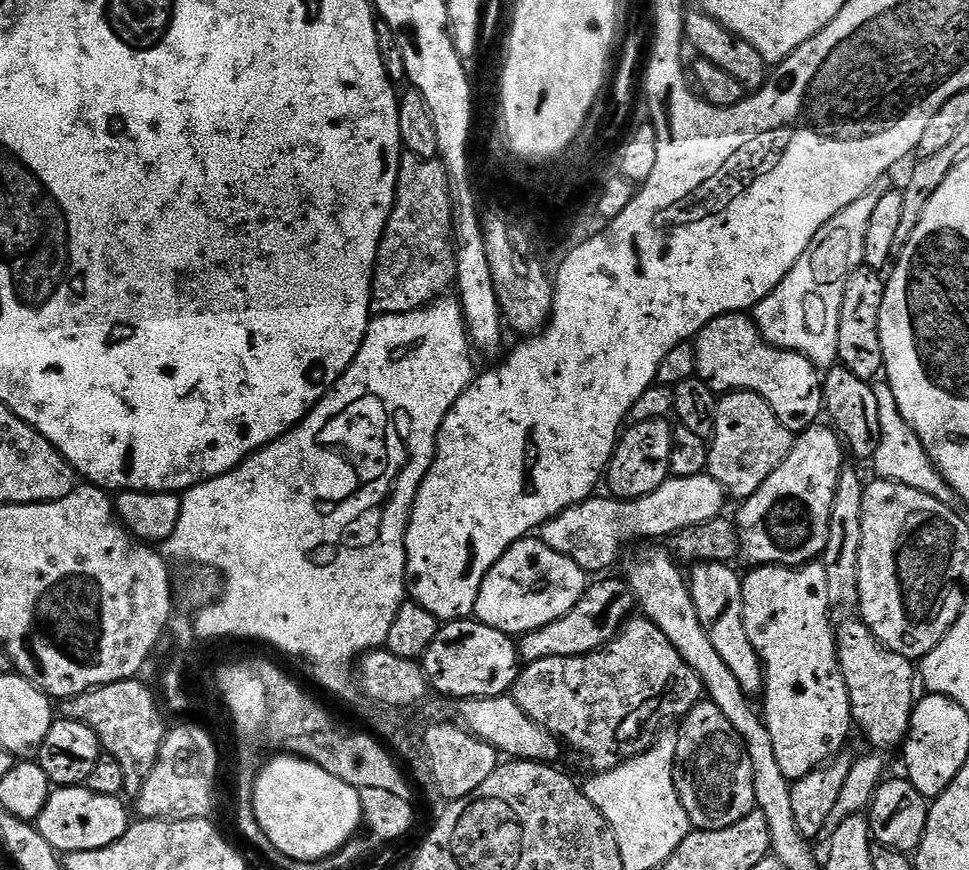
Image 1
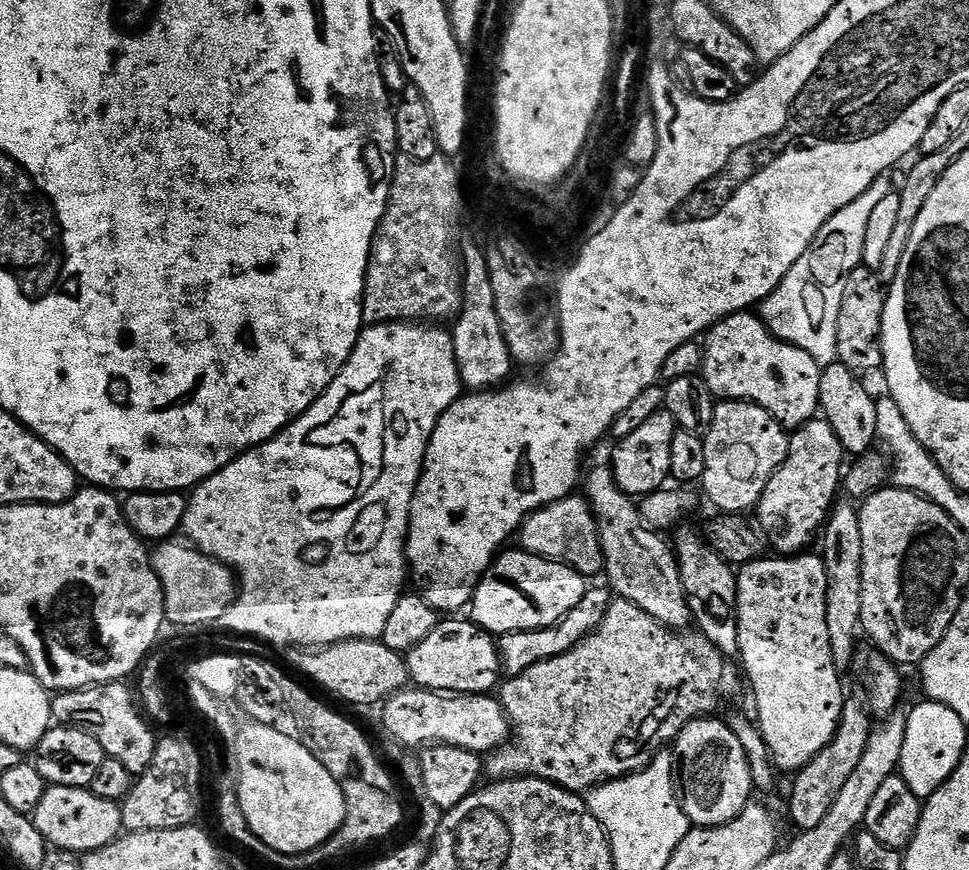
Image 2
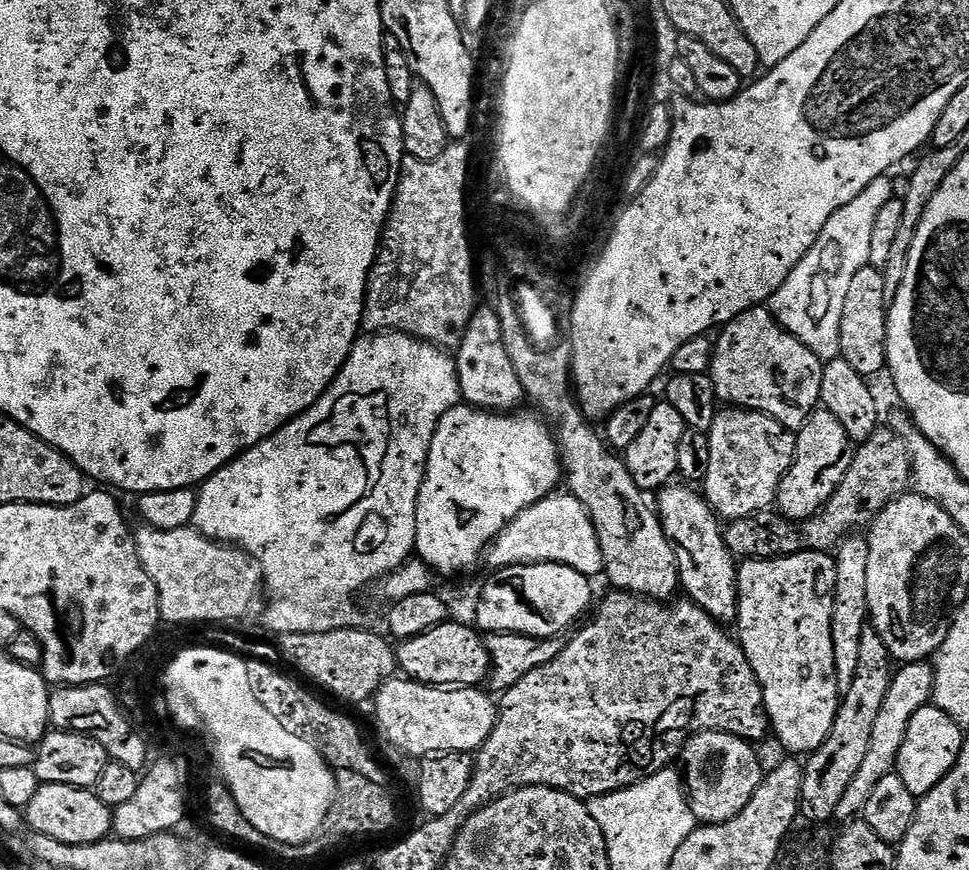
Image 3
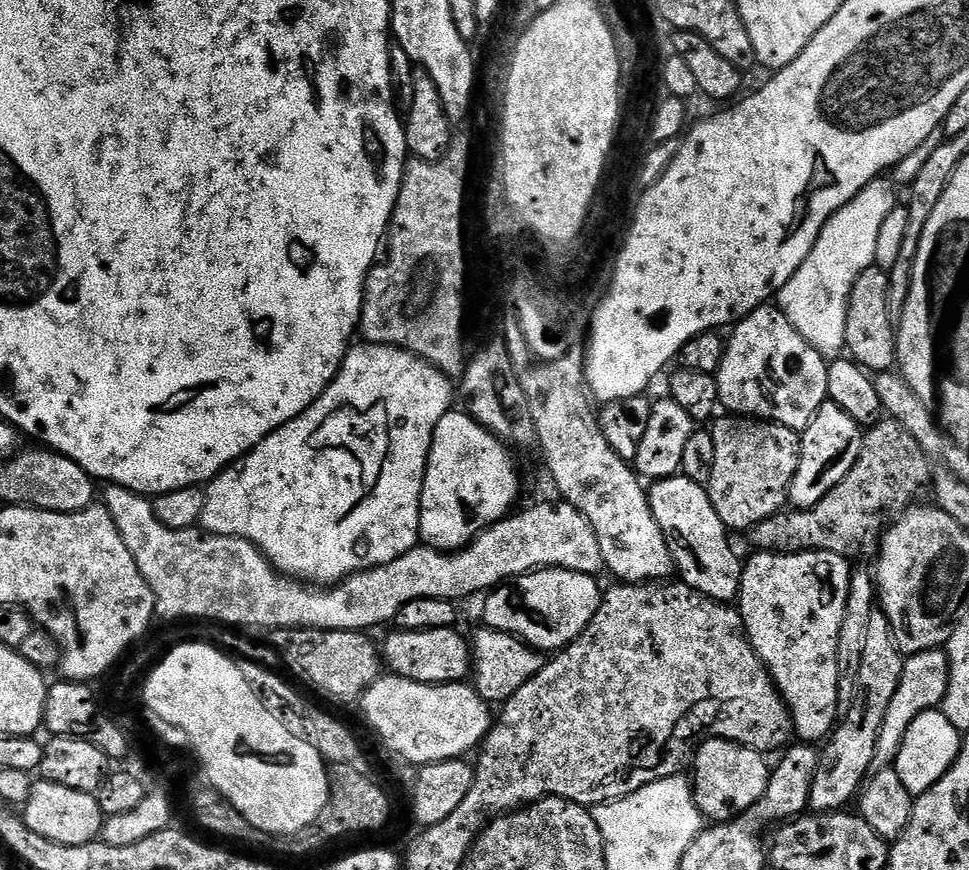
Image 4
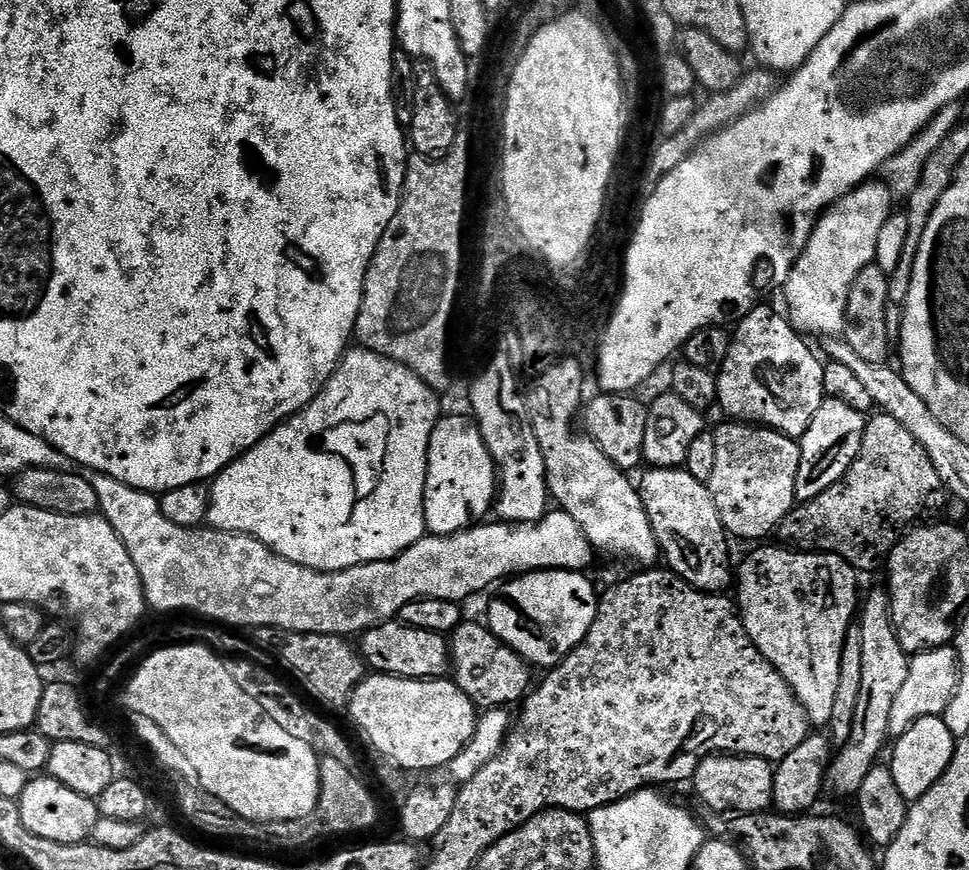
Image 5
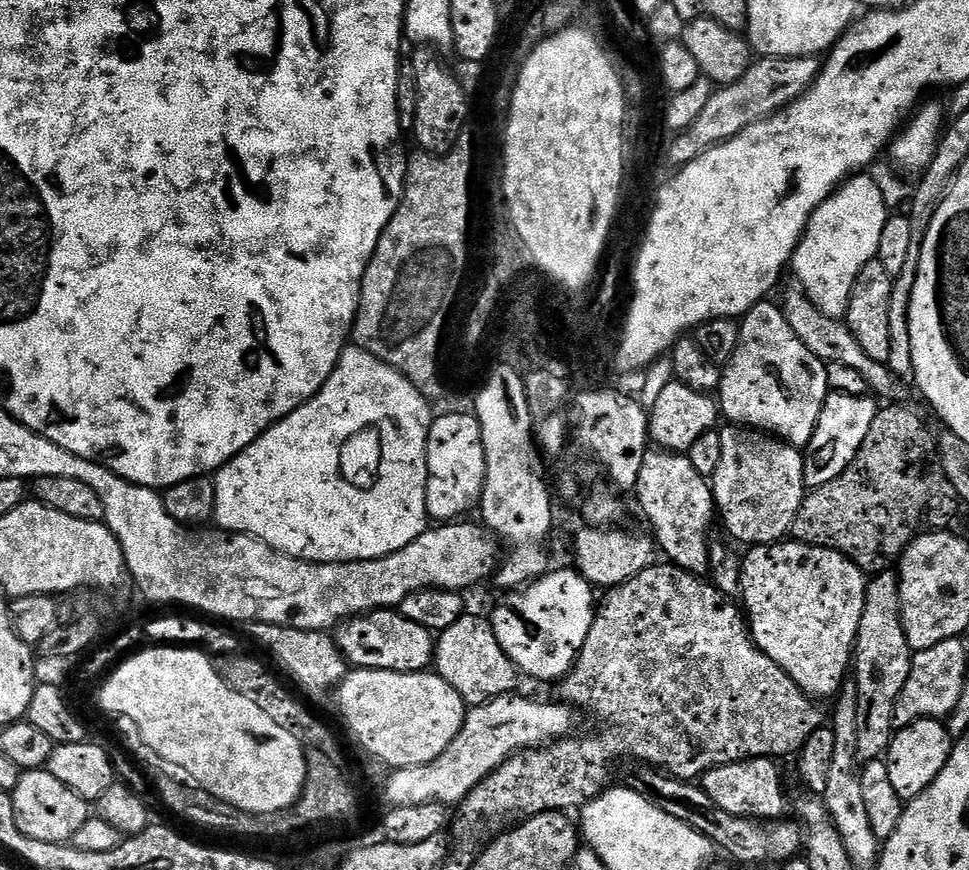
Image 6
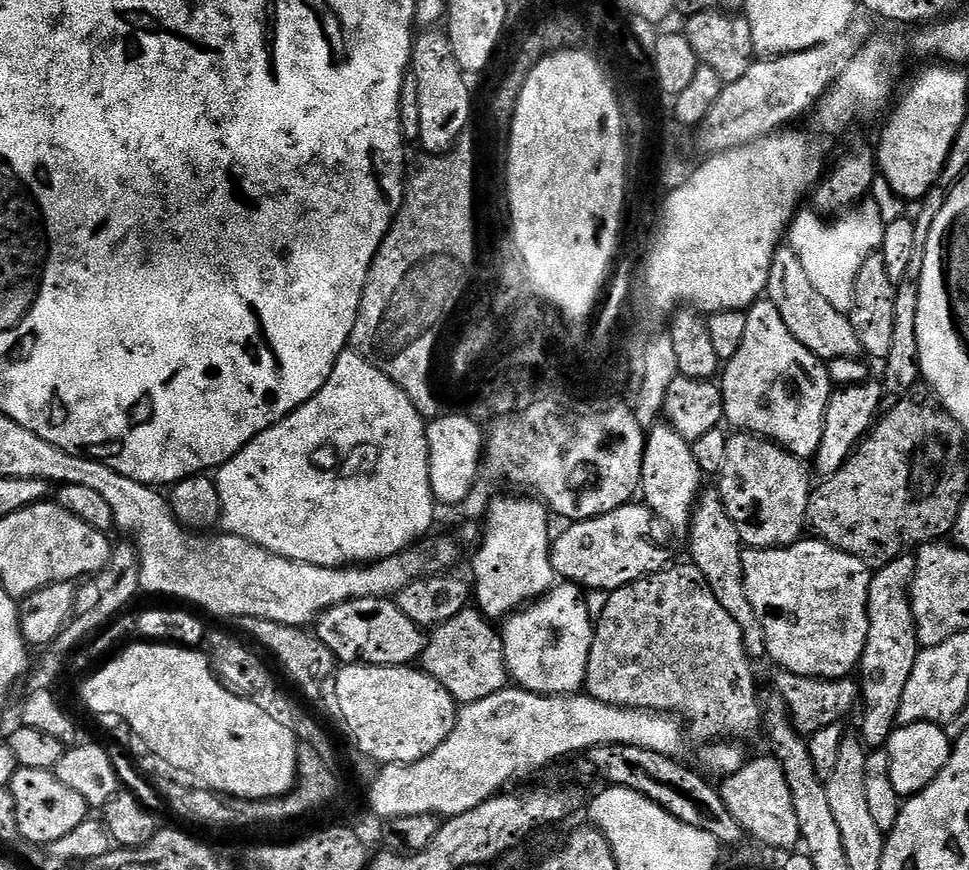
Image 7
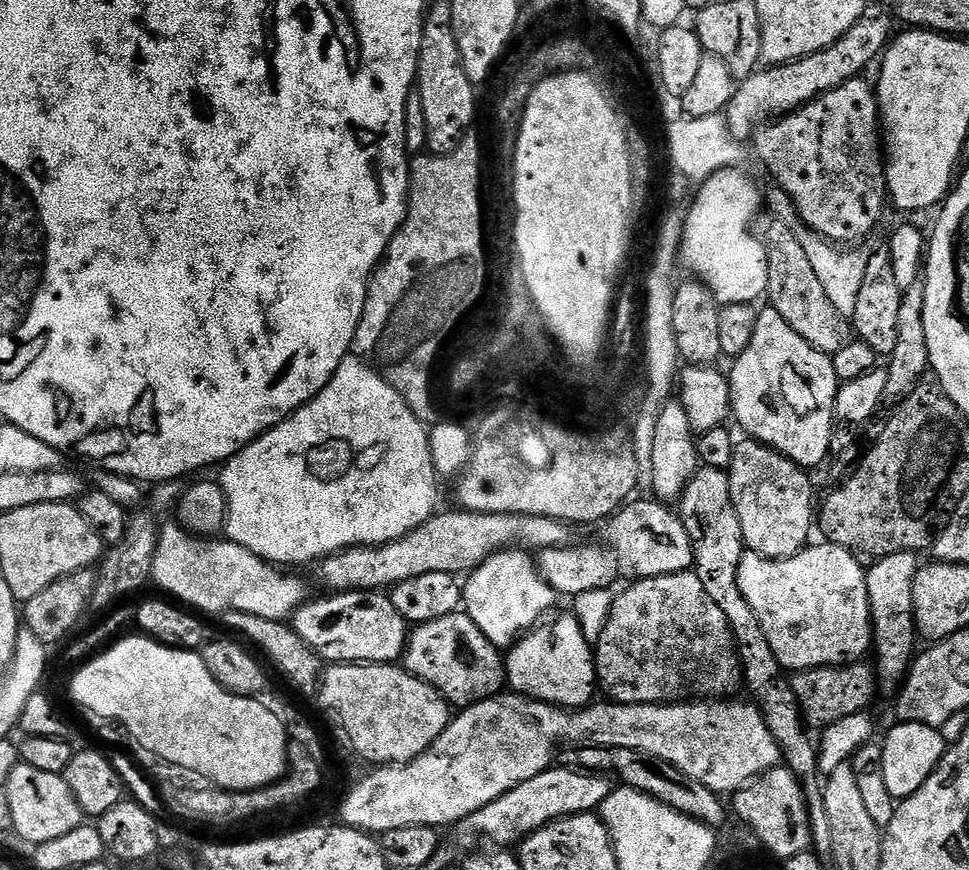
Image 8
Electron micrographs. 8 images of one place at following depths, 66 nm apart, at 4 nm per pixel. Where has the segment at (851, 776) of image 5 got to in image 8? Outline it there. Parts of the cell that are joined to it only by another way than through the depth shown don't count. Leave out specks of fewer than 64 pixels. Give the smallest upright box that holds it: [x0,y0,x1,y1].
[866,552,922,693]

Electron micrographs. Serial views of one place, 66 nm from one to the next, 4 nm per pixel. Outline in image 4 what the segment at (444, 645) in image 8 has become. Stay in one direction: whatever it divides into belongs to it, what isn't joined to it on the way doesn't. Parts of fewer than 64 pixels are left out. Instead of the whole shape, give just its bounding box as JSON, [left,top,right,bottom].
[470,626,546,706]

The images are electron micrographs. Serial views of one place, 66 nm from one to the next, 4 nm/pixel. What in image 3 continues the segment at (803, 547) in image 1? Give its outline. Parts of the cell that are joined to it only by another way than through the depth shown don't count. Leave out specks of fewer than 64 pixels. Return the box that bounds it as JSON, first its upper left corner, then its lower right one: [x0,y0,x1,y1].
[775,410,854,520]

